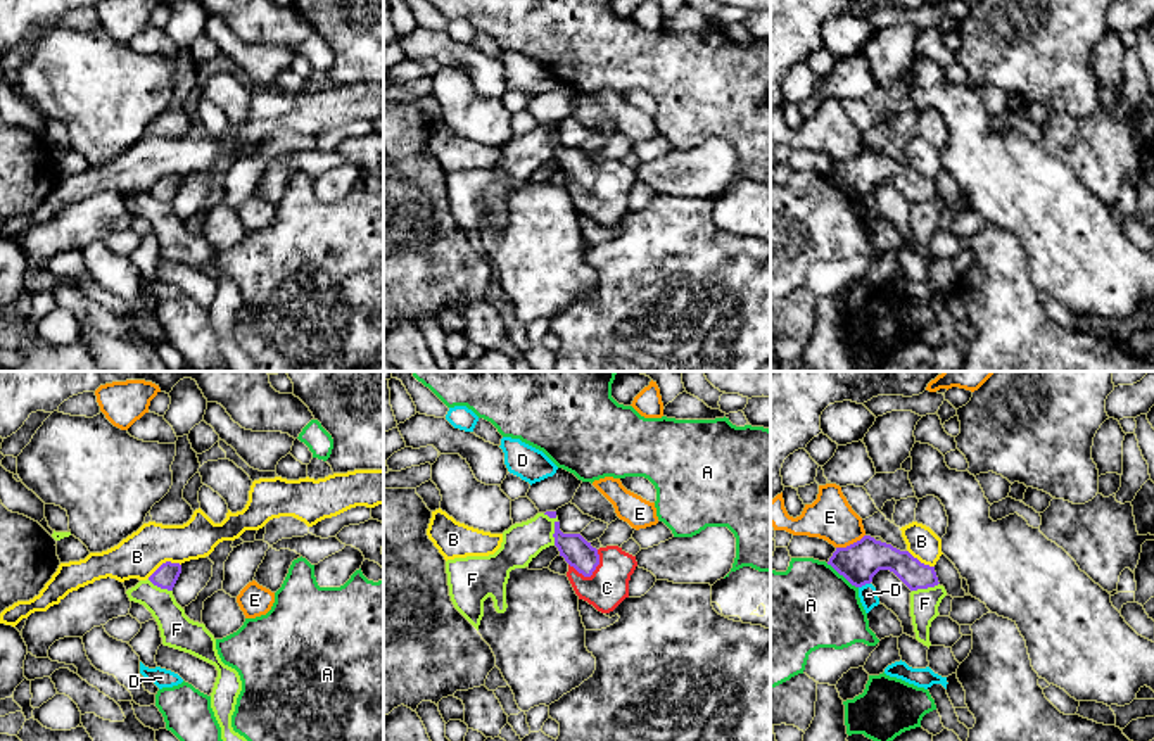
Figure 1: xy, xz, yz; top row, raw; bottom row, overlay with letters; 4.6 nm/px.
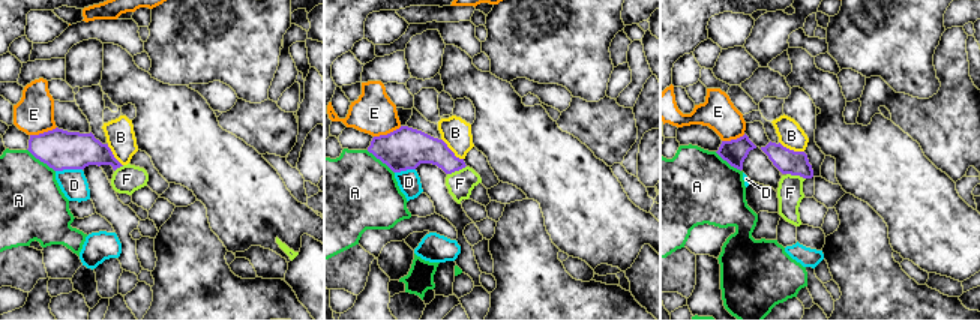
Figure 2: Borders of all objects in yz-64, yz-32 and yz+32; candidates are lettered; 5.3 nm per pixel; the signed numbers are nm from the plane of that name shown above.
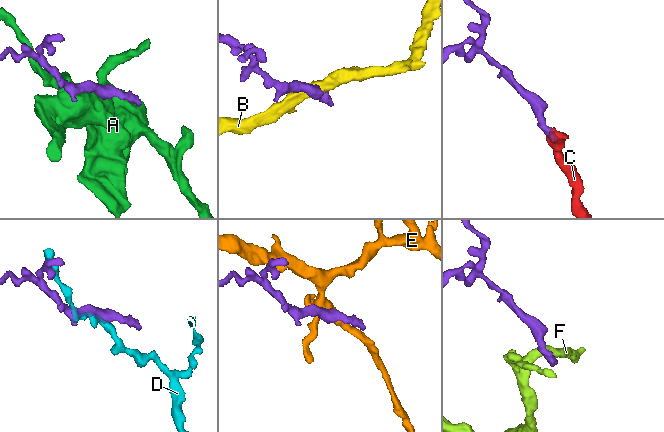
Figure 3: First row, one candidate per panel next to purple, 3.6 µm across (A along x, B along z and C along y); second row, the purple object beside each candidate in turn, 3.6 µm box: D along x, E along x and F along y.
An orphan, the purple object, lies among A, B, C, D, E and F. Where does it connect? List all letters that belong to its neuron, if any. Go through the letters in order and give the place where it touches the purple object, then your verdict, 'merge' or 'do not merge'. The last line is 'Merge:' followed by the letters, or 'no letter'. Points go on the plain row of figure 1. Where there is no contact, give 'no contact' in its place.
A: contact yz (842, 187); do not merge
B: contact xy (163, 177); do not merge
C: contact xz (591, 187); merge
D: contact yz (864, 197); do not merge
E: contact yz (850, 158); do not merge
F: contact xz (555, 140); do not merge
Merge: C

